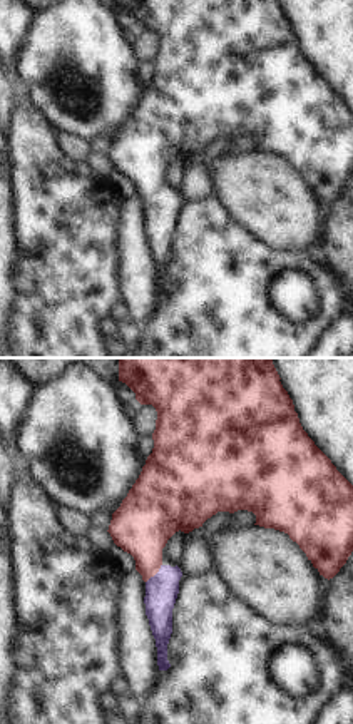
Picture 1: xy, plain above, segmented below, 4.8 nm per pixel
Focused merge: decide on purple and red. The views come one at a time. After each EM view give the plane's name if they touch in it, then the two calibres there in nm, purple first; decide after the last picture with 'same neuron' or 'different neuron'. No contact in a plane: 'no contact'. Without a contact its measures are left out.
xy | 160/280 nm

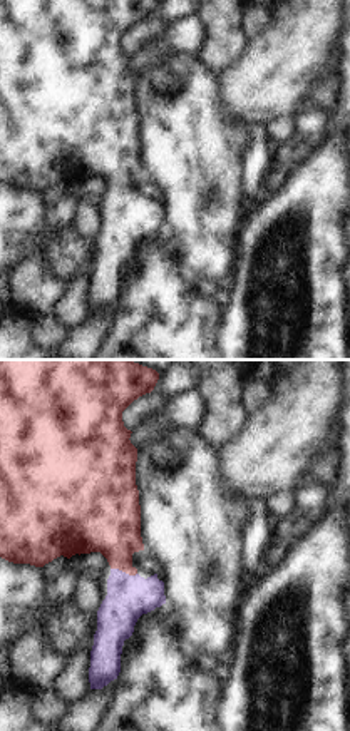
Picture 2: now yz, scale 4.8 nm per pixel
yz | 220/280 nm

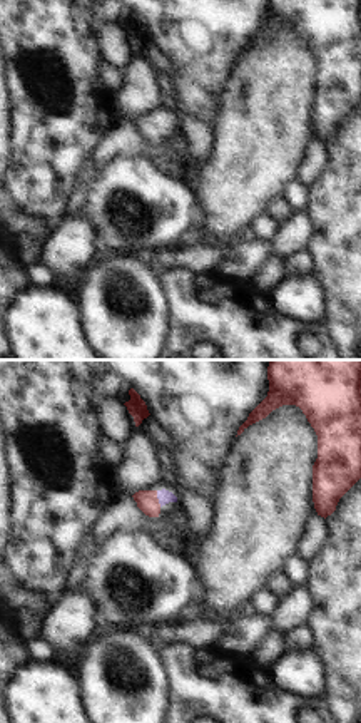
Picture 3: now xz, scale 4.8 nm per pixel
xz | 70/100 nm

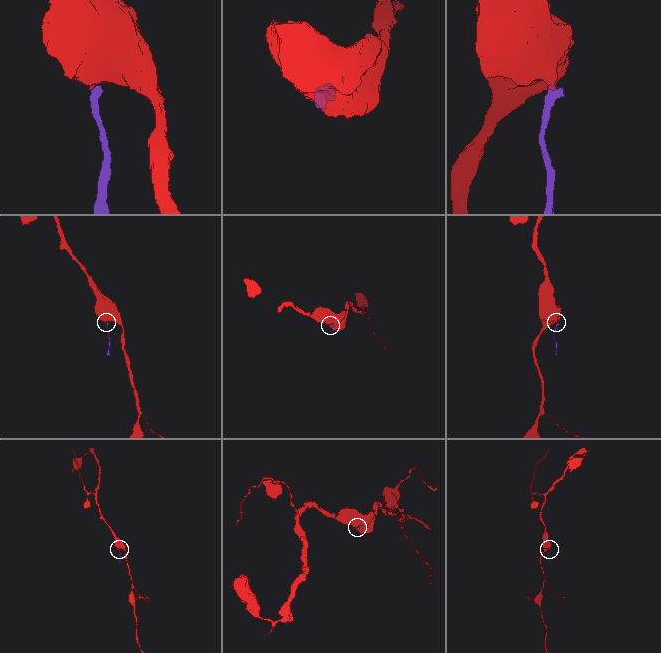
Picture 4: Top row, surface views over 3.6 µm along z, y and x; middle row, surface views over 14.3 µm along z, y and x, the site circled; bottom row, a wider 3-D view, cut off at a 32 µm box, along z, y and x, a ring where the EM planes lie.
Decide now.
same neuron

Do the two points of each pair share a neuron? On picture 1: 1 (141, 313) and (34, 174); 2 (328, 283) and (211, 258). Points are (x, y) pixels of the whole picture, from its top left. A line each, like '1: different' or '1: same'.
1: different
2: same

